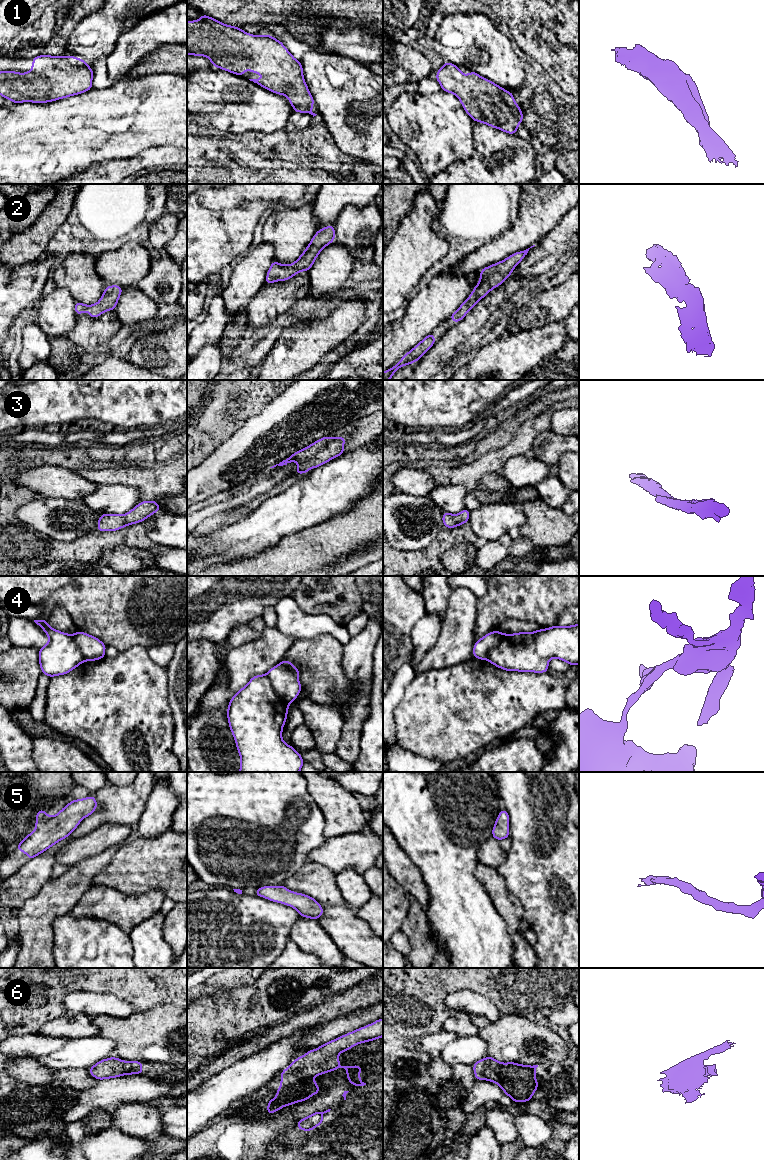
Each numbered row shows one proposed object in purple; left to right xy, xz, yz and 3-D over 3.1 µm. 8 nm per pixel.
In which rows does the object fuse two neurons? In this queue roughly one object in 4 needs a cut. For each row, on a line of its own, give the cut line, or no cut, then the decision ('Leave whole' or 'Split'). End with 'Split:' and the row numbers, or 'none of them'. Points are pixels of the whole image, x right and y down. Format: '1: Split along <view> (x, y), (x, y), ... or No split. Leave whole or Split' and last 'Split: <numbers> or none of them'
1: No split. Leave whole
2: No split. Leave whole
3: No split. Leave whole
4: Split along xz (266, 674), (272, 688), (288, 704). Split
5: No split. Leave whole
6: No split. Leave whole
Split: 4

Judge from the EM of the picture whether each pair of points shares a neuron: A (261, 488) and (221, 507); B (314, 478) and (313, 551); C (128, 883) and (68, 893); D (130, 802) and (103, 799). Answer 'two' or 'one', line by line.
A: one
B: two
C: two
D: one

